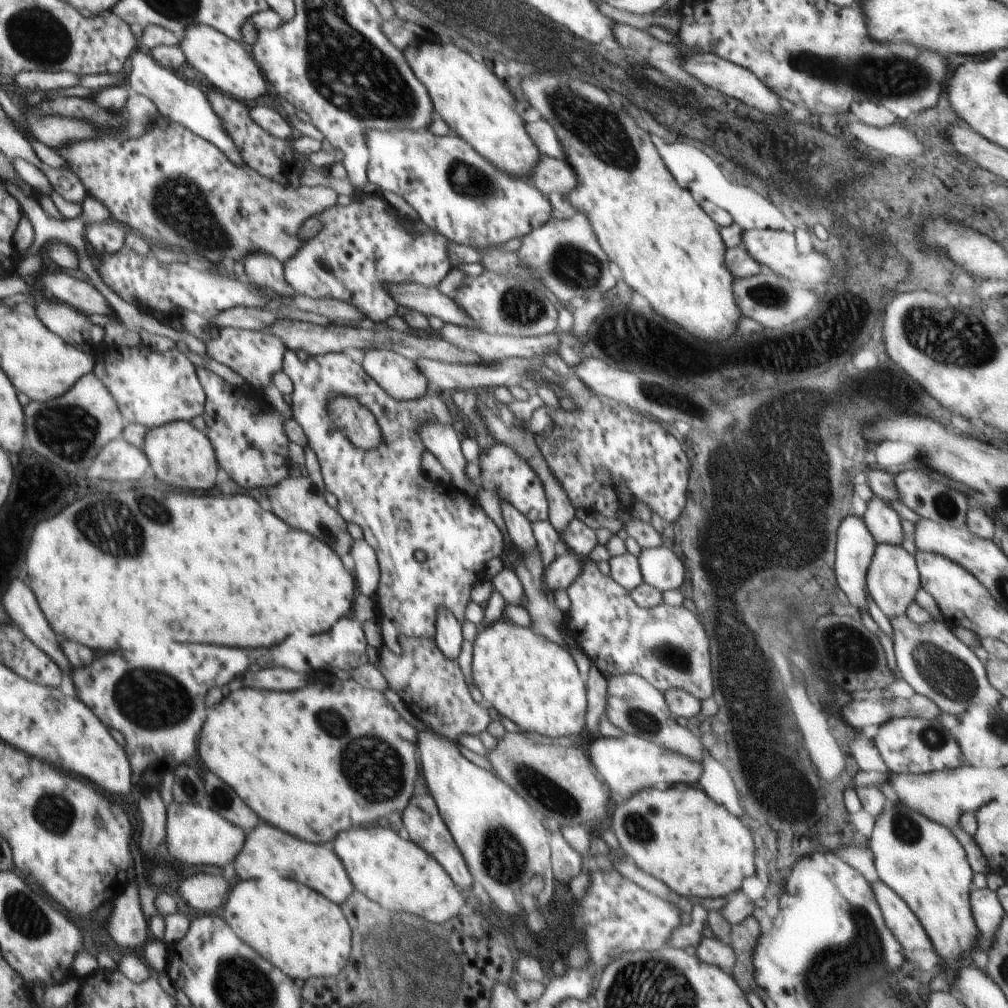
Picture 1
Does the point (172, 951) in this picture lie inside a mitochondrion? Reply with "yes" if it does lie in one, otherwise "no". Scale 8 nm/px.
no

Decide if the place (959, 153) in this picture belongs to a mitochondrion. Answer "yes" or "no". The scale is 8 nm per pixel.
no

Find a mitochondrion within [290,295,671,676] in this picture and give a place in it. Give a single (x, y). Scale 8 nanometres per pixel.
(329, 535)

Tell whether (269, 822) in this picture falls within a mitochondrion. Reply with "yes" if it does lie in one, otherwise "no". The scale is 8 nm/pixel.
no

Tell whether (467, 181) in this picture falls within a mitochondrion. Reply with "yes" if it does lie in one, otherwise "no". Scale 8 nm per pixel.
yes

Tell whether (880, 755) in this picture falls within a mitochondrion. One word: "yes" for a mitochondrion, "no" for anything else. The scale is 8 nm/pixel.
no

